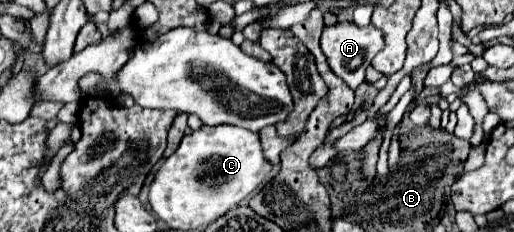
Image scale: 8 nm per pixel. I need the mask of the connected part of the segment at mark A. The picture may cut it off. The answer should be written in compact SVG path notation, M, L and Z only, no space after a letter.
M337 22L333 26L325 26L321 34L321 48L327 56L327 62L331 70L343 78L343 82L349 88L357 88L365 80L365 70L371 64L373 56L383 48L383 32L375 28L373 24L369 26L357 26L355 22Z

